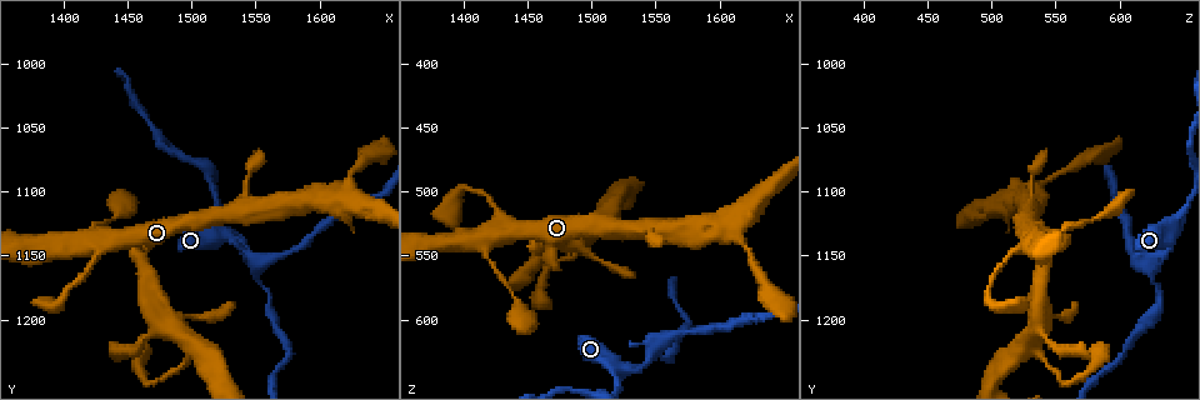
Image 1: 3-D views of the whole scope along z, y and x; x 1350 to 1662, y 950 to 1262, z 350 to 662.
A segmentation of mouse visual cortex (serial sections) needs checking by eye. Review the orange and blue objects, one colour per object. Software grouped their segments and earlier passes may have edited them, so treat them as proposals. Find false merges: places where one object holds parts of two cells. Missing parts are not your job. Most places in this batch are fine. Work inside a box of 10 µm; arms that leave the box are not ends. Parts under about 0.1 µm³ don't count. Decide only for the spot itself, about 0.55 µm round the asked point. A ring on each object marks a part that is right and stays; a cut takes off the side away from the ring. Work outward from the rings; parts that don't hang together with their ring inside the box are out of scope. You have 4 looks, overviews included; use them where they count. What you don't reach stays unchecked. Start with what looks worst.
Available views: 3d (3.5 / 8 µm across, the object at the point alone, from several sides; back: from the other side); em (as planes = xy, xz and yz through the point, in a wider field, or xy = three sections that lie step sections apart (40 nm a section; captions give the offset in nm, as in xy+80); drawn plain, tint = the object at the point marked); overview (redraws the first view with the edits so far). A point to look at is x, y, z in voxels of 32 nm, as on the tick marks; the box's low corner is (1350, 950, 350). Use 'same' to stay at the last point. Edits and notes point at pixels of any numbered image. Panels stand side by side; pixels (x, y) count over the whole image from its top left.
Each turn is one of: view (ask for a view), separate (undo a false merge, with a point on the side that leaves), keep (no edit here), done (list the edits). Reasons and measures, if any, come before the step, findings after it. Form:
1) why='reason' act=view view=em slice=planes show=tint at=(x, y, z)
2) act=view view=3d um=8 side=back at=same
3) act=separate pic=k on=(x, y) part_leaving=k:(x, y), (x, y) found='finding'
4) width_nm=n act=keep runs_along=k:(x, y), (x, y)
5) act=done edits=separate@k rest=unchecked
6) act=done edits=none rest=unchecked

why='branch point' act=view view=3d um=3.5 at=(1552, 1156, 620)

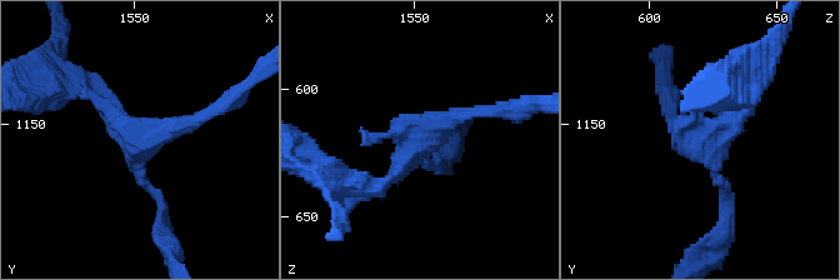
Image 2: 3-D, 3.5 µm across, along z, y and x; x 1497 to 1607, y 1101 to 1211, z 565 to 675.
why='shape alone is not enough' act=view view=em slice=planes show=tint at=(1551, 1155, 620)

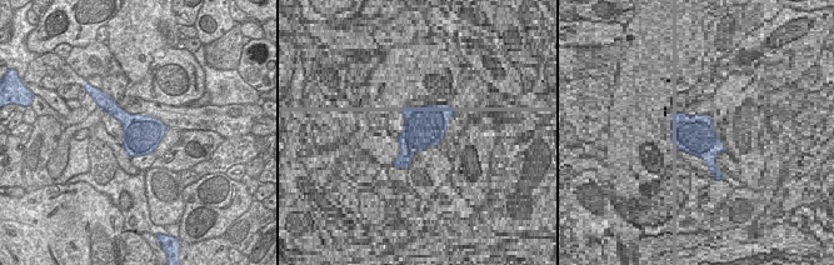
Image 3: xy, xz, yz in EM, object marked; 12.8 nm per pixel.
act=keep runs_along=2:(376, 189), (441, 121), (491, 113) found='continuous, no second cell'

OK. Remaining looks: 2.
why='calibre changes' act=view view=3d um=8 at=(1432, 1146, 518)

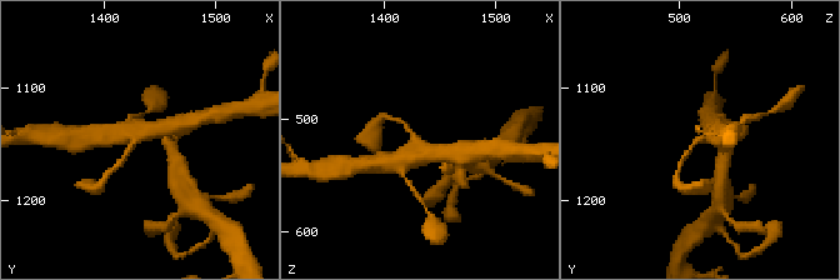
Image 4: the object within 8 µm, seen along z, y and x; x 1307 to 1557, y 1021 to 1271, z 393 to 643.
act=view view=3d um=3.5 at=same

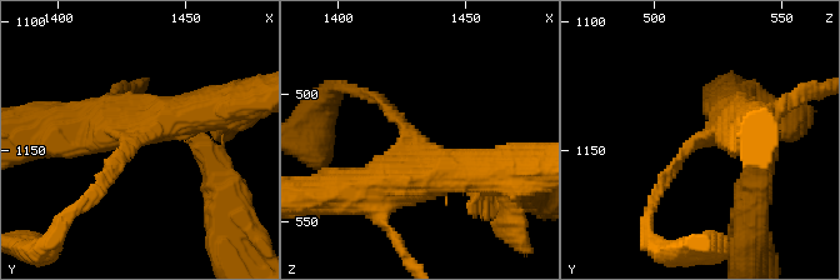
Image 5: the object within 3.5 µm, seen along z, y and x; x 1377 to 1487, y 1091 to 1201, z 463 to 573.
arm_widths_nm=150,500 act=keep runs_along=5:(476, 178), (434, 175), (373, 98) found='one cell here'

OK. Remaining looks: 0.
act=done edits=none rest=unchecked

